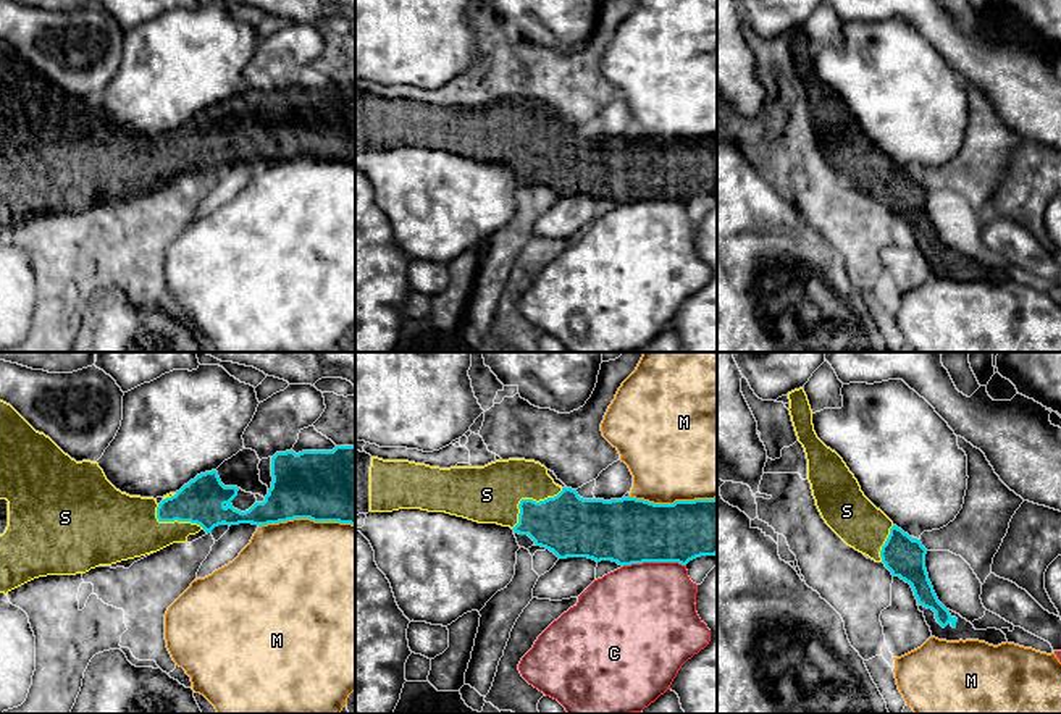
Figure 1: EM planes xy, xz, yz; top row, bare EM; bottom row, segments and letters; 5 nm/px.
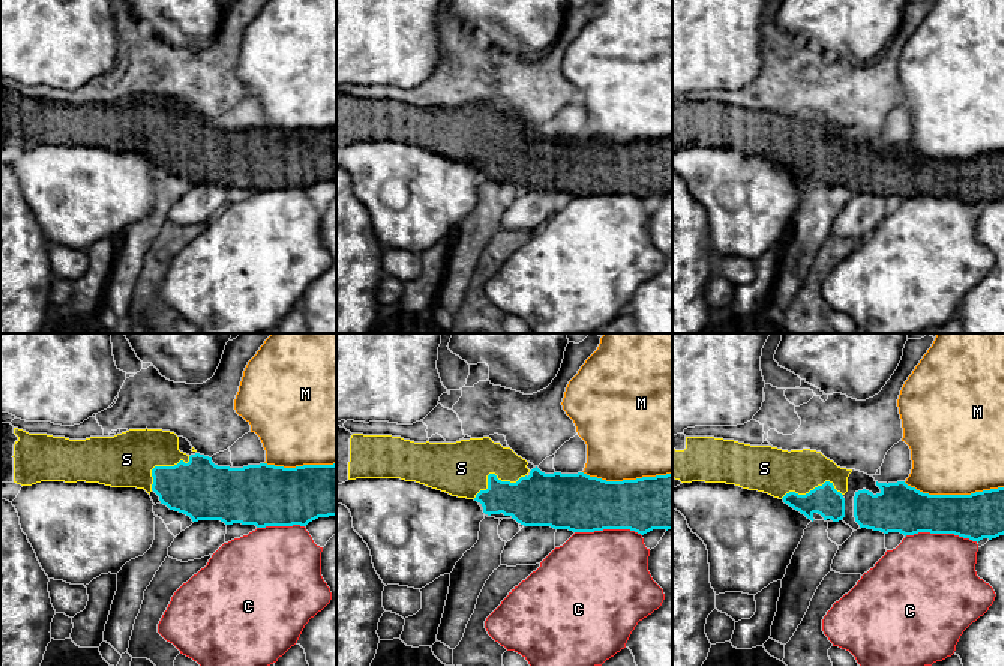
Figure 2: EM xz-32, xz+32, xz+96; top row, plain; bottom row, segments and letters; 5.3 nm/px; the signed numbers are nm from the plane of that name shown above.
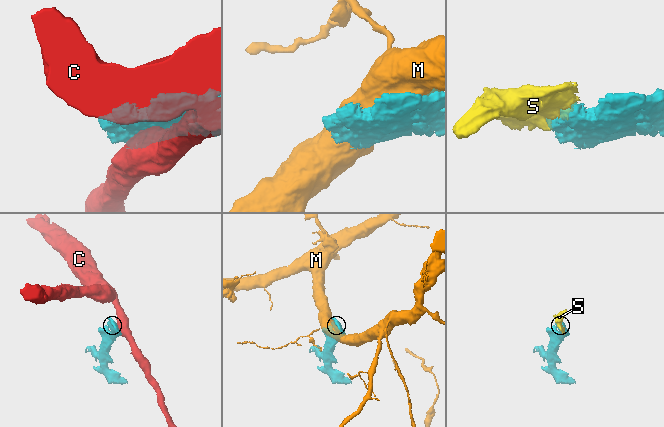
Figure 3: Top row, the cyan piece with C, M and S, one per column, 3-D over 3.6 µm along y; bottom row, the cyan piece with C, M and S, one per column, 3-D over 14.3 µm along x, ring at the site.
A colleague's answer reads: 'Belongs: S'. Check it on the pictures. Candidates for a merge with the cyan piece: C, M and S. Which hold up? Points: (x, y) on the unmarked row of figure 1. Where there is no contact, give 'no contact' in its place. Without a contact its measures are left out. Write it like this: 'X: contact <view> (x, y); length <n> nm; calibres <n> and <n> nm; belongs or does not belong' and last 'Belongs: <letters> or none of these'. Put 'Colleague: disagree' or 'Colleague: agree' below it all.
C: contact xz (653, 199); length 320 nm; calibres 320 and 480 nm; does not belong
M: contact xy (306, 155); length 480 nm; calibres 380 and 480 nm; does not belong
S: contact xz (527, 138); length 320 nm; calibres 300 and 280 nm; belongs
Belongs: S
Colleague: agree

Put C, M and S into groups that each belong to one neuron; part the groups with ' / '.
C / M / S

